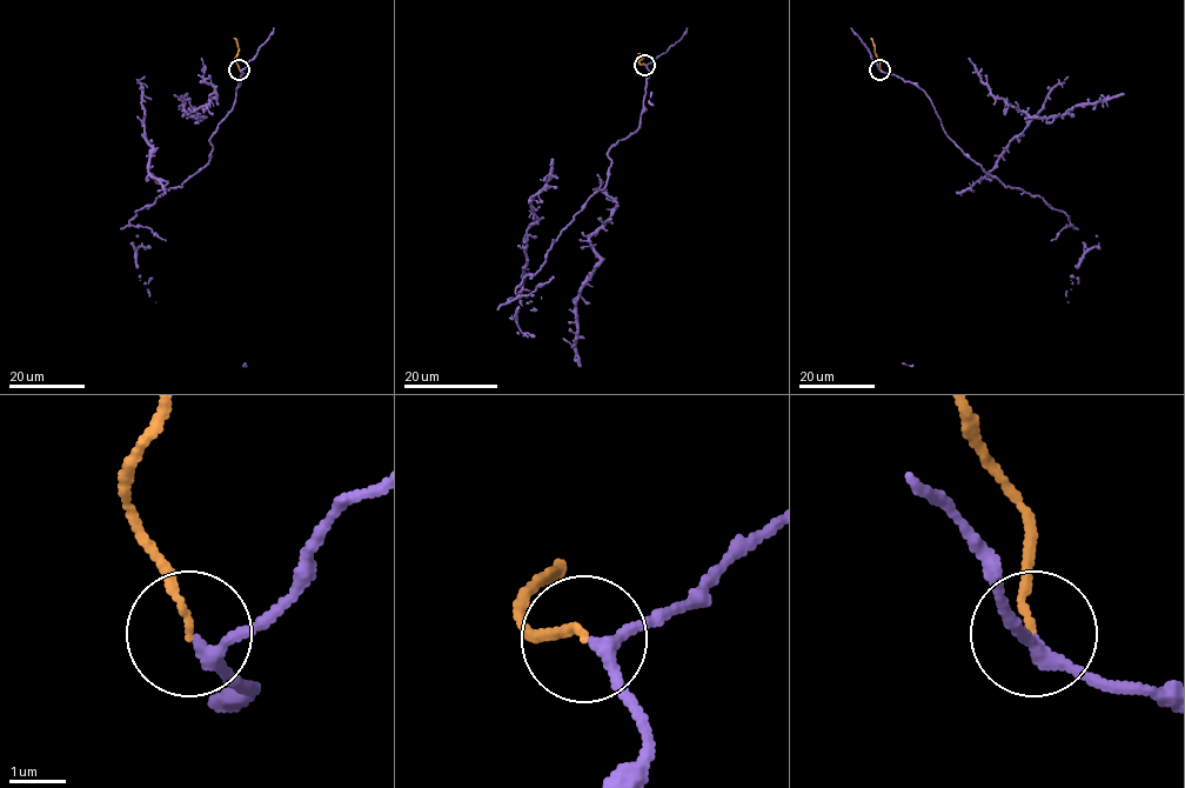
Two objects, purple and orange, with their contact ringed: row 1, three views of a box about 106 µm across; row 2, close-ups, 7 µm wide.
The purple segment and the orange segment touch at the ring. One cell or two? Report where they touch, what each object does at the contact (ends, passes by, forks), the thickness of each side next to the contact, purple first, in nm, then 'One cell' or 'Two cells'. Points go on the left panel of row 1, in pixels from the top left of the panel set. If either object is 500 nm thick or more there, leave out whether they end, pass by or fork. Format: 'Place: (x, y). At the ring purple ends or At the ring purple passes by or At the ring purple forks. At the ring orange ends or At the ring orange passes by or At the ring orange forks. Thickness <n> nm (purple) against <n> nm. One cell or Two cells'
Place: (239, 69). At the ring purple passes by. At the ring orange ends. Thickness 200 nm (purple) against 130 nm. One cell

